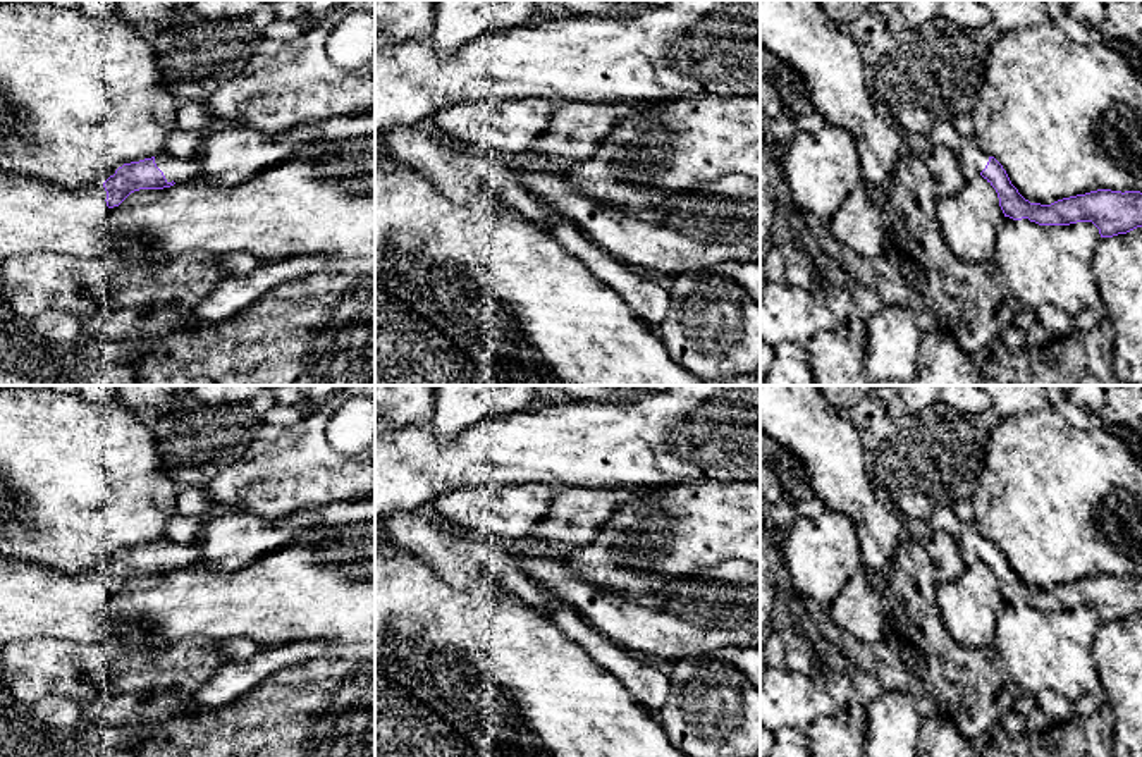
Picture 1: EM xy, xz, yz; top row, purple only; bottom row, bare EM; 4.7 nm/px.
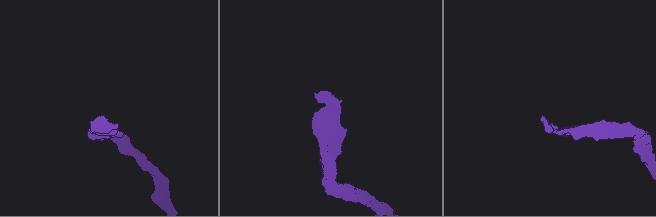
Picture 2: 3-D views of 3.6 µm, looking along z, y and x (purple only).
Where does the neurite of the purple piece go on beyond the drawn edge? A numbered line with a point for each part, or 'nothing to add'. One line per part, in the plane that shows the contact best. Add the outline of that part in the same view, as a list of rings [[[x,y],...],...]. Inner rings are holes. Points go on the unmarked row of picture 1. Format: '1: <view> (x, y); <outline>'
1: xy (181, 556); [[[160,539],[155,542],[157,552],[163,557],[167,568],[184,569],[193,568],[200,559],[200,549],[196,544],[177,544],[170,539]]]

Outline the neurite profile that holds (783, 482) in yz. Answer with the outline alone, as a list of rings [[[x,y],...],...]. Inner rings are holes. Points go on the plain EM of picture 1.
[[[760,430],[760,499],[772,506],[793,506],[812,497],[812,483],[798,458]]]

